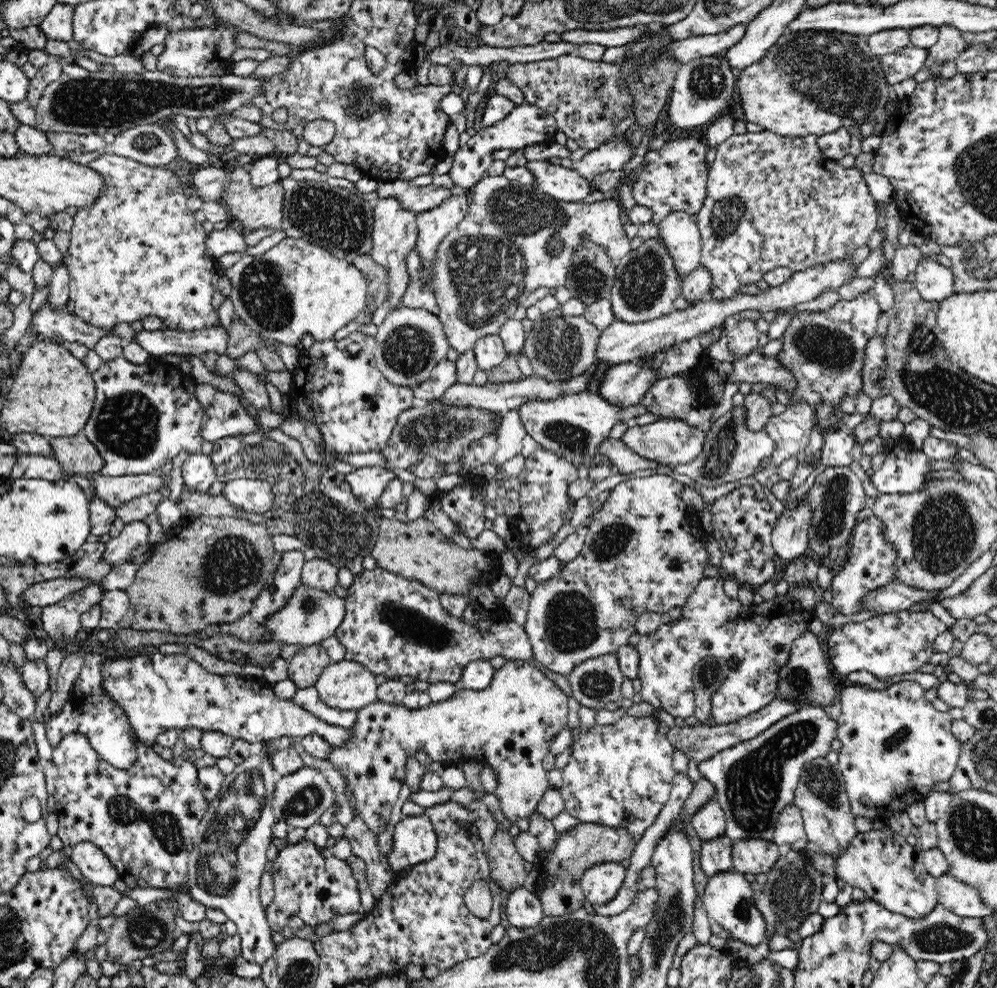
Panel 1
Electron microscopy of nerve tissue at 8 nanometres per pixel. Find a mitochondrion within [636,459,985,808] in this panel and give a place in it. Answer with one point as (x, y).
(943, 531)

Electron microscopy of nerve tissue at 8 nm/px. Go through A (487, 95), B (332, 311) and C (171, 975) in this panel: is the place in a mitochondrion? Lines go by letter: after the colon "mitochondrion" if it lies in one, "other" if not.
A: other
B: other
C: other

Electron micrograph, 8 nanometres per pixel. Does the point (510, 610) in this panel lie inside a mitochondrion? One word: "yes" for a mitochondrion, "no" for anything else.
no

